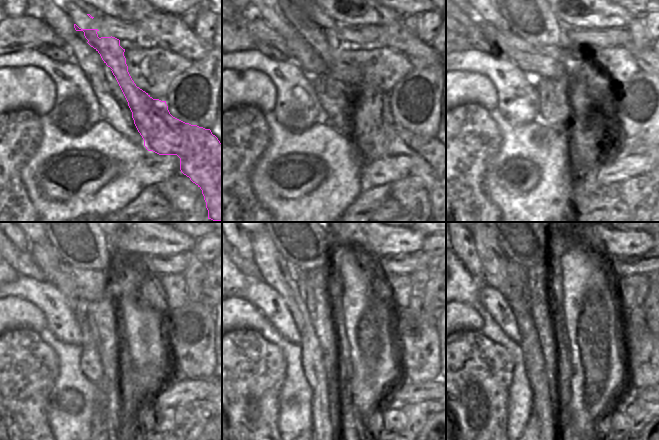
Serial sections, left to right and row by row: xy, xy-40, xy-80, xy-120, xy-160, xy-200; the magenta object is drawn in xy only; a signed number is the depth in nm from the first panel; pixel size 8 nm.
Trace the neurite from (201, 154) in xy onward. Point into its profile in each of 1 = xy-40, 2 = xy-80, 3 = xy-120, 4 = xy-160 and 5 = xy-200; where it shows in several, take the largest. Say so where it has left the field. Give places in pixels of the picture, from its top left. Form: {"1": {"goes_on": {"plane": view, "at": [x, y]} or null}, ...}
{"1": {"goes_on": {"plane": "xy-40", "at": [380, 135]}}, "2": {"goes_on": {"plane": "xy-80", "at": [609, 140]}}, "3": {"goes_on": {"plane": "xy-120", "at": [69, 243]}}, "4": {"goes_on": {"plane": "xy-160", "at": [291, 244]}}, "5": {"goes_on": {"plane": "xy-200", "at": [512, 248]}}}

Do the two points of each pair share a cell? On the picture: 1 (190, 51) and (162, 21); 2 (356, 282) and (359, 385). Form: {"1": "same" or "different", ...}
{"1": "same", "2": "same"}

